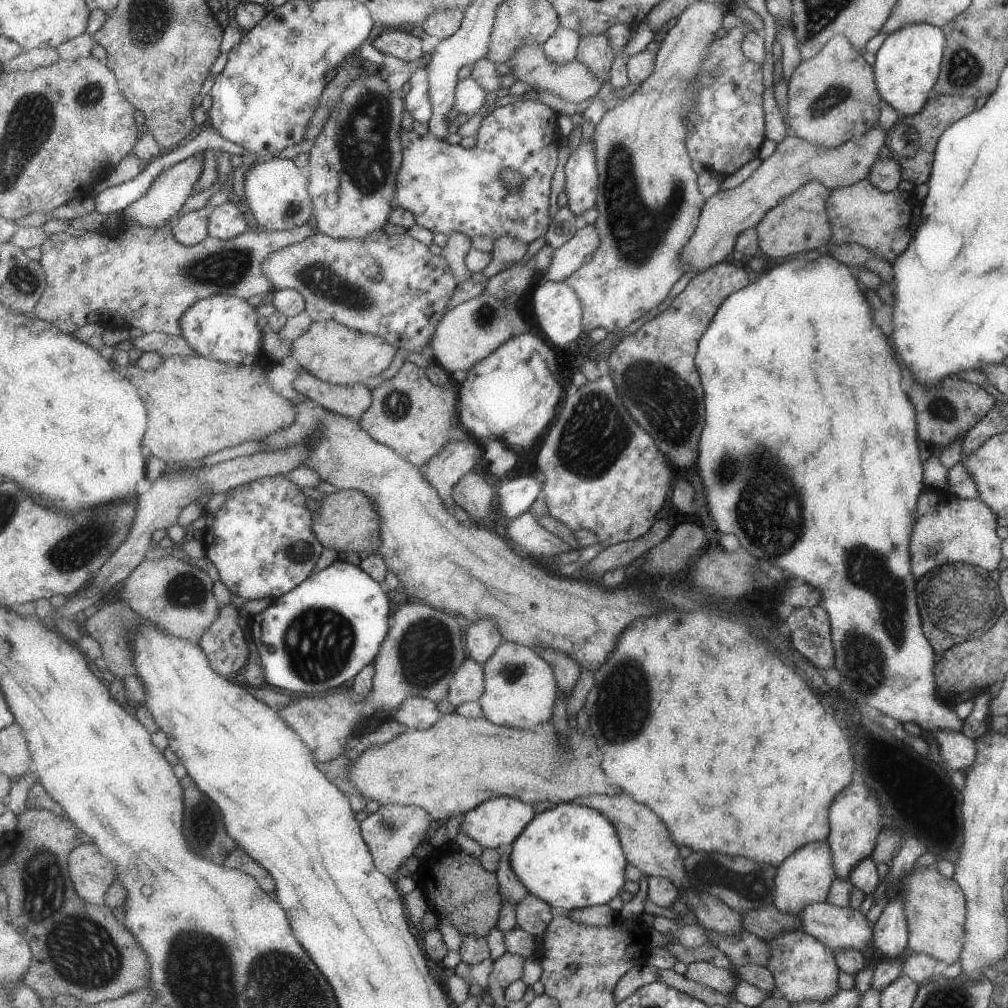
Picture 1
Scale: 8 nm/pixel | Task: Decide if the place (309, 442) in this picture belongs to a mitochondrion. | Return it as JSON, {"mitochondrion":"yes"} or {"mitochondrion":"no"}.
{"mitochondrion":"no"}

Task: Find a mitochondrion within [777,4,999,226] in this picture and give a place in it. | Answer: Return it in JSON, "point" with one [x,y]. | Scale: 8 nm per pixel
{"point":[960,74]}

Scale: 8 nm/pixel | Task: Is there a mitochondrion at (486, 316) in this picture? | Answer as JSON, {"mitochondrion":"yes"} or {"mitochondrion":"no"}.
{"mitochondrion":"yes"}

